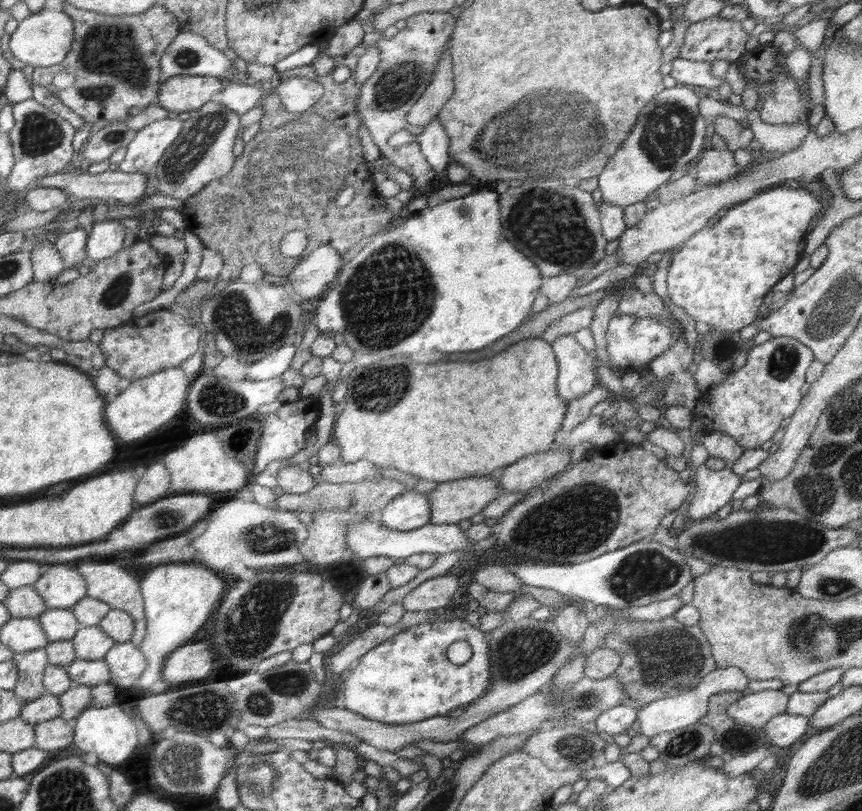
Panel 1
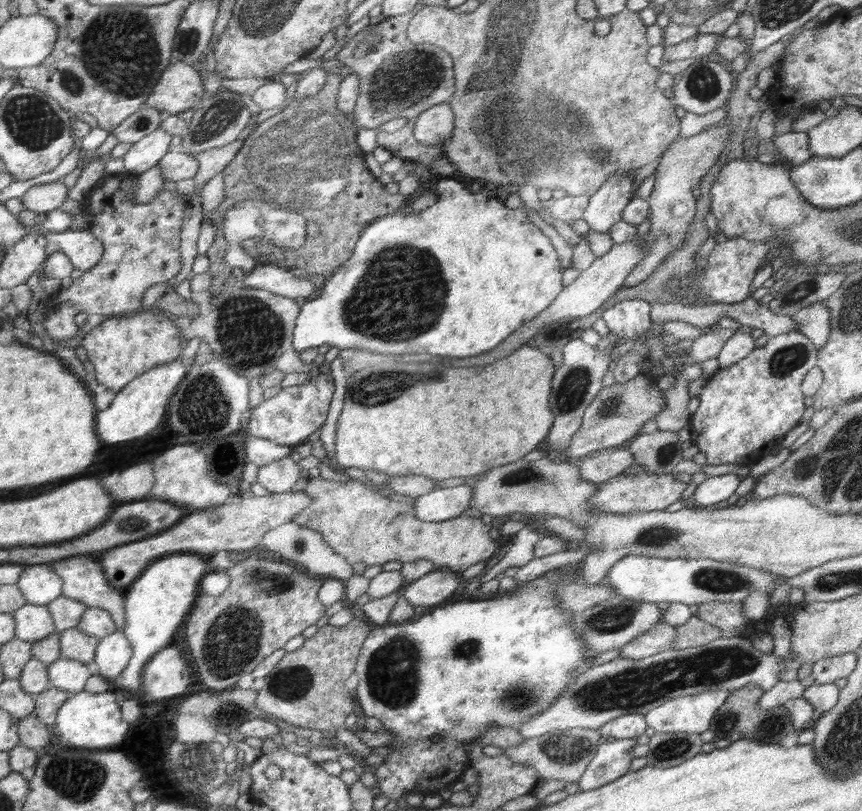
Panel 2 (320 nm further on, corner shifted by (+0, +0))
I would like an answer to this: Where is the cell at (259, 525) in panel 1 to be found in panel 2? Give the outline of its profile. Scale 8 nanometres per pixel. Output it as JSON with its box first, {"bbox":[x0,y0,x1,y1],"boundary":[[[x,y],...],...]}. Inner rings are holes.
{"bbox":[253,520,354,581],"boundary":[[[293,520],[278,525],[276,528],[269,530],[259,542],[256,548],[253,549],[254,553],[264,550],[270,550],[270,552],[279,552],[280,555],[288,560],[294,560],[299,562],[299,566],[302,566],[304,570],[309,571],[311,575],[319,576],[320,578],[330,578],[345,581],[354,575],[351,564],[346,562],[346,559],[339,555],[338,552],[333,551],[331,547],[324,539],[319,531],[306,528]]]}

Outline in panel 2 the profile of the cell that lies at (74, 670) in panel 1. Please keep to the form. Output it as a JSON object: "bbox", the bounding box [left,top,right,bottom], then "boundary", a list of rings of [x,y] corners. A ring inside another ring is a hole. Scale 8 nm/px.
{"bbox":[47,658,98,694],"boundary":[[[58,658],[48,665],[47,675],[52,688],[76,694],[84,691],[86,681],[98,672],[94,661],[84,664],[79,660]]]}

